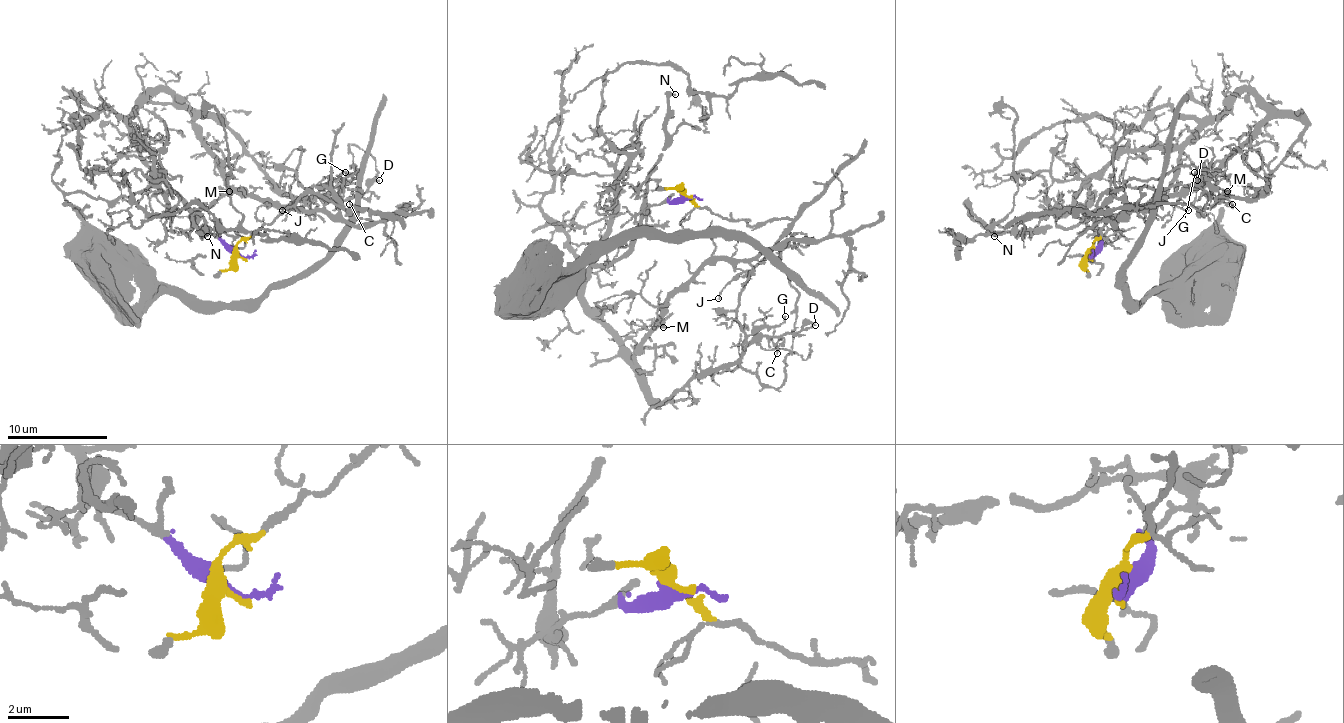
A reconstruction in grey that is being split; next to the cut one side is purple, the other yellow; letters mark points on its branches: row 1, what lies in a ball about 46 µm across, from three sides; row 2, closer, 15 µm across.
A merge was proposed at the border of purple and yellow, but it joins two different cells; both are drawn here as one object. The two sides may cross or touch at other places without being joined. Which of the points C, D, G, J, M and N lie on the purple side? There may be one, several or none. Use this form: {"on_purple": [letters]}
{"on_purple": ["C", "D", "G", "M", "N"]}

